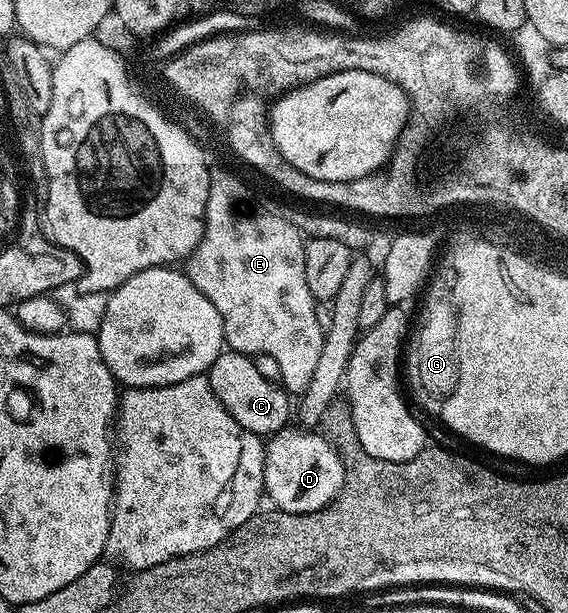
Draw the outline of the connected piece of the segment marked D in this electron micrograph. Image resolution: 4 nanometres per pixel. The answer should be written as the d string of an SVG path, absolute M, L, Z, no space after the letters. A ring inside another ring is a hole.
M293 429L280 430L265 442L264 493L283 512L306 514L322 510L345 486L345 465L324 433Z

